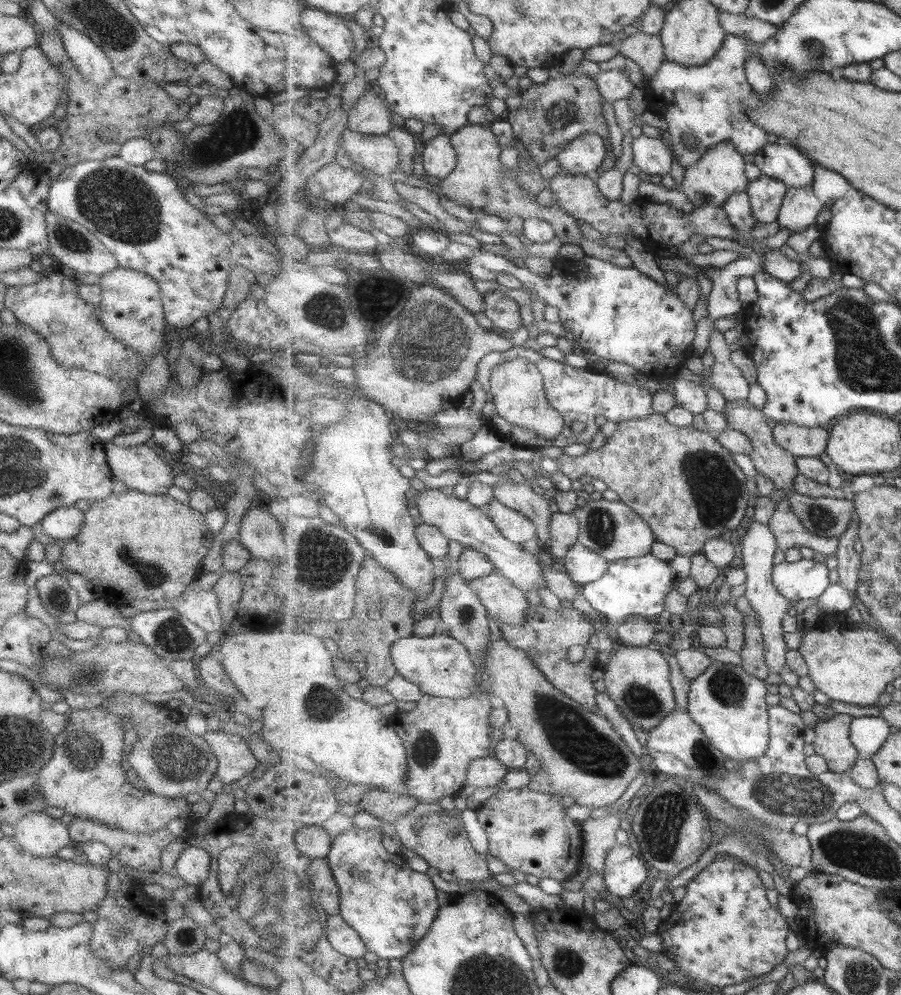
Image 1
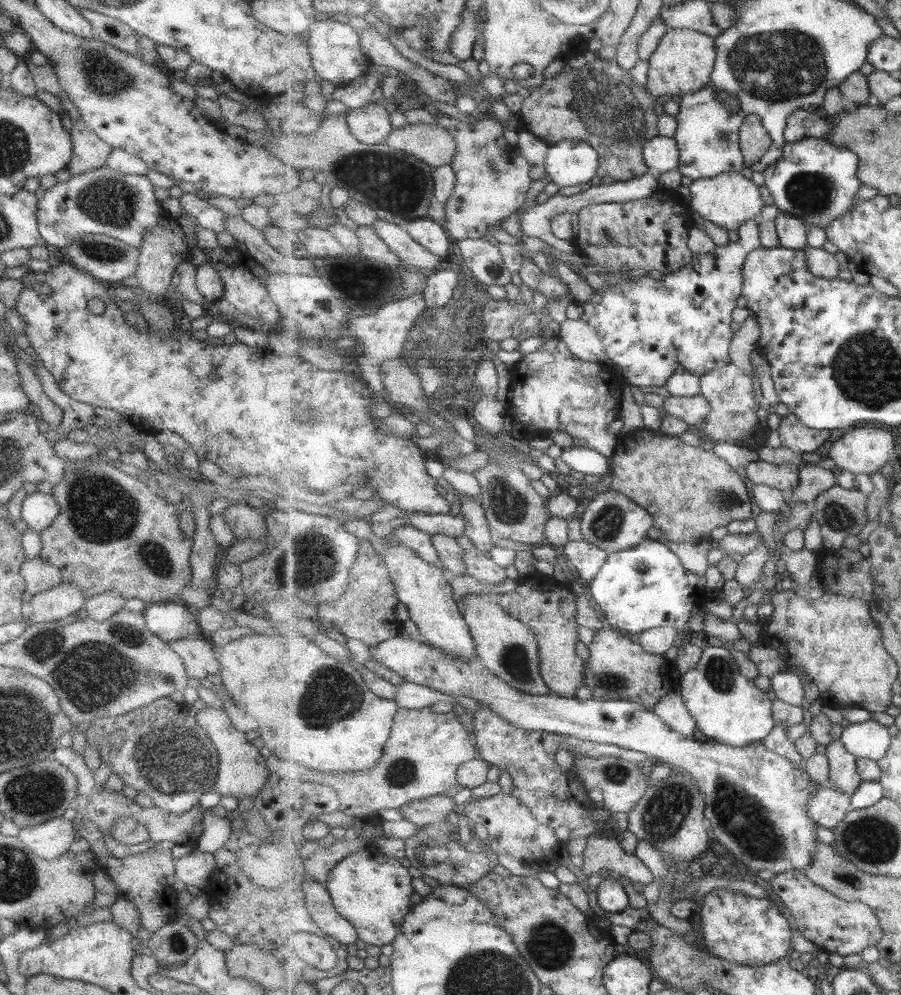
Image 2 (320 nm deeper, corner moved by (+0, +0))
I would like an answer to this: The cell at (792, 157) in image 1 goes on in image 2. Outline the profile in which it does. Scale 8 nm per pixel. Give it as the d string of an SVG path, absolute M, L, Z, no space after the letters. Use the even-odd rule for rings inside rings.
M820 138L787 142L781 161L763 172L765 187L773 196L779 211L803 219L807 226L817 225L823 229L855 207L855 199L865 186L857 173L859 156L855 152Z

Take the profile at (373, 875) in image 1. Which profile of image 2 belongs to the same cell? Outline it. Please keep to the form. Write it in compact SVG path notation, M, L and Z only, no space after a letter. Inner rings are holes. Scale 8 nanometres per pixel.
M379 850L354 852L331 871L326 882L335 908L353 923L359 939L367 946L385 946L396 942L404 918L412 912L413 877L399 862Z

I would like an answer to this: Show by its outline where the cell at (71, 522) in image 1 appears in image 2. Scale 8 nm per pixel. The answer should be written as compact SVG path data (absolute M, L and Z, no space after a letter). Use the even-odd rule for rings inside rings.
M34 491L21 501L20 520L28 529L40 533L57 516L59 507L53 495Z

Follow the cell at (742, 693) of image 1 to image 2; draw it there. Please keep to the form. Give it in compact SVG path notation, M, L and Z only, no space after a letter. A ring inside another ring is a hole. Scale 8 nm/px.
M727 645L705 648L697 667L681 676L678 689L698 728L710 741L736 747L747 746L763 741L775 729L771 698L756 686L755 681L741 673L731 647Z

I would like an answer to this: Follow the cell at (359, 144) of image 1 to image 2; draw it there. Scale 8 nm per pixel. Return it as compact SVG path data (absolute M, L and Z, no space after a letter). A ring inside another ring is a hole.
M406 123L390 134L386 144L420 158L434 169L452 166L458 151L456 138L435 123Z

